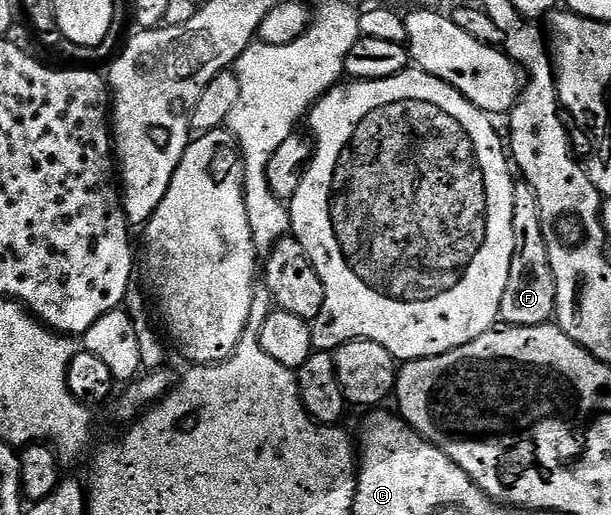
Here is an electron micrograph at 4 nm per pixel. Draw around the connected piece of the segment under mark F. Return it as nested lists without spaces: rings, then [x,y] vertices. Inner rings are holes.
[[[523,183],[514,191],[514,255],[510,263],[510,279],[502,291],[499,320],[505,326],[534,327],[547,325],[556,312],[556,284],[542,235],[536,192]]]

